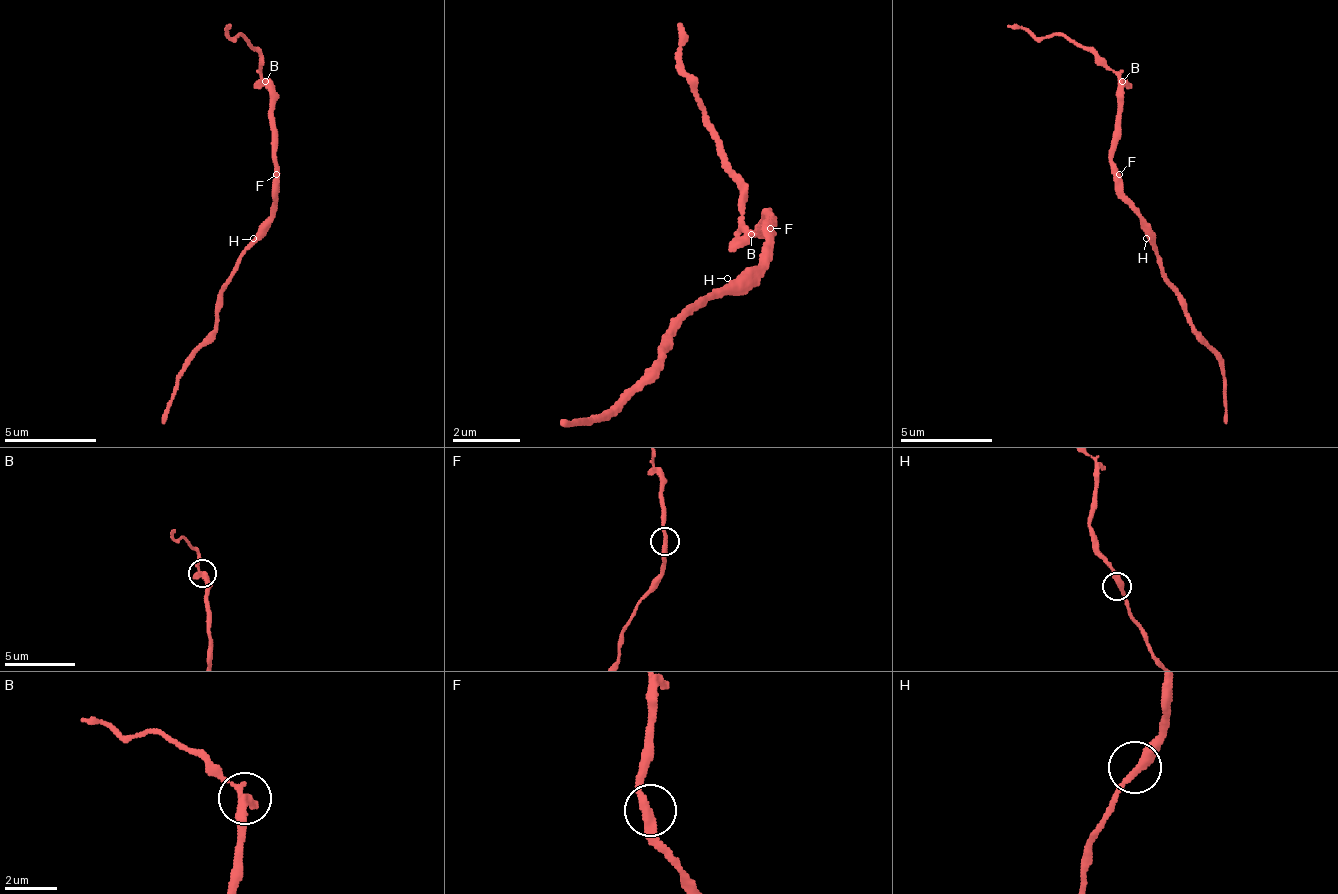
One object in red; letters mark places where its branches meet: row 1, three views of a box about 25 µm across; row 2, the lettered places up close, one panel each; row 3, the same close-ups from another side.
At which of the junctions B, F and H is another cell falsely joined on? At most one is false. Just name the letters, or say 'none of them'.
B

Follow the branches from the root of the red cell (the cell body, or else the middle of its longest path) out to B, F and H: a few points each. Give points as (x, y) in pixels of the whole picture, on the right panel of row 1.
B: (1137, 206), (1123, 192), (1123, 179), (1114, 165), (1114, 119), (1119, 114), (1119, 87), (1123, 82)
F: (1137, 206), (1123, 192), (1123, 179), (1119, 174)
H: (1137, 206), (1137, 215), (1142, 220), (1146, 238)

